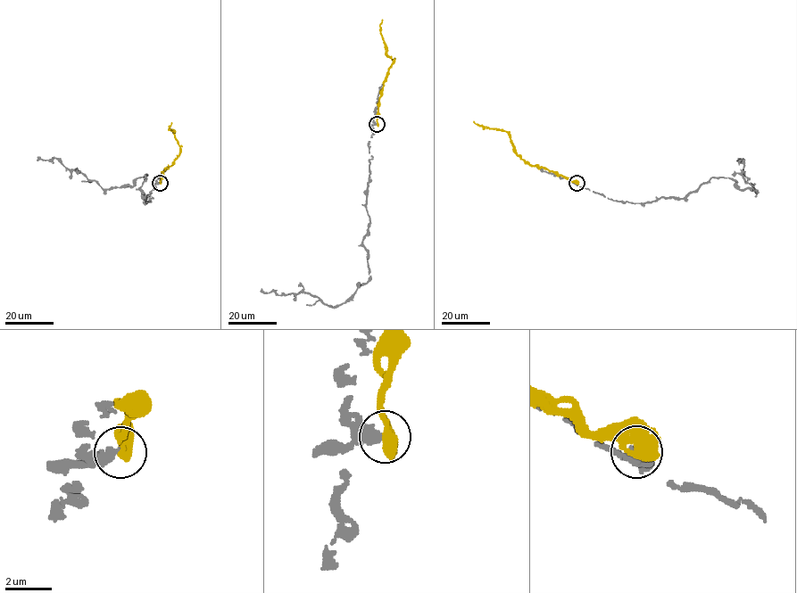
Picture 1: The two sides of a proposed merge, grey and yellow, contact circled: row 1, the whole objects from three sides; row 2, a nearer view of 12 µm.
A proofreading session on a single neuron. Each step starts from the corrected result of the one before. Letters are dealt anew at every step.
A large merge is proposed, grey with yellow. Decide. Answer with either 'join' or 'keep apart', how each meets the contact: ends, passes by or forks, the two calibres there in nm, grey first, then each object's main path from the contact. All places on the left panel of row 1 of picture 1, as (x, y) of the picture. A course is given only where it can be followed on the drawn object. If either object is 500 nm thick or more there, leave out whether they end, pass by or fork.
keep apart | 480/650 nm | grey via (160, 183), (146, 201), (140, 187), (146, 175), (132, 186), (104, 189), (55, 159), (37, 160) | yellow via (160, 183), (163, 172), (179, 154), (179, 146), (169, 127), (171, 122)

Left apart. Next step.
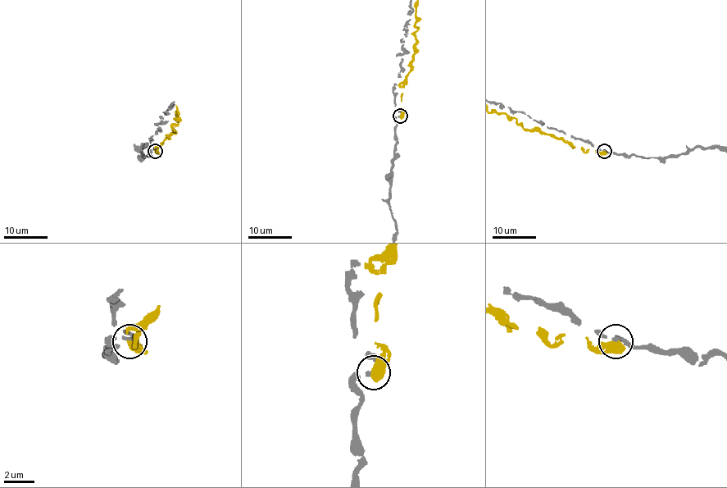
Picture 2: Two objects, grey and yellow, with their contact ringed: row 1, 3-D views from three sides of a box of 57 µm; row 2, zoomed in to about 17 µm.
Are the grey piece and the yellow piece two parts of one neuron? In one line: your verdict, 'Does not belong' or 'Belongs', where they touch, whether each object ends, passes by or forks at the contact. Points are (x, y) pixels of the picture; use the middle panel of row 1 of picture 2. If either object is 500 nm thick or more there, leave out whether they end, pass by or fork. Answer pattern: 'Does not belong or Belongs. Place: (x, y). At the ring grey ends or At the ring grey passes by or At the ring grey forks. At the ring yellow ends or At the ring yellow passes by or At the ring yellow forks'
Does not belong. Place: (400, 116)

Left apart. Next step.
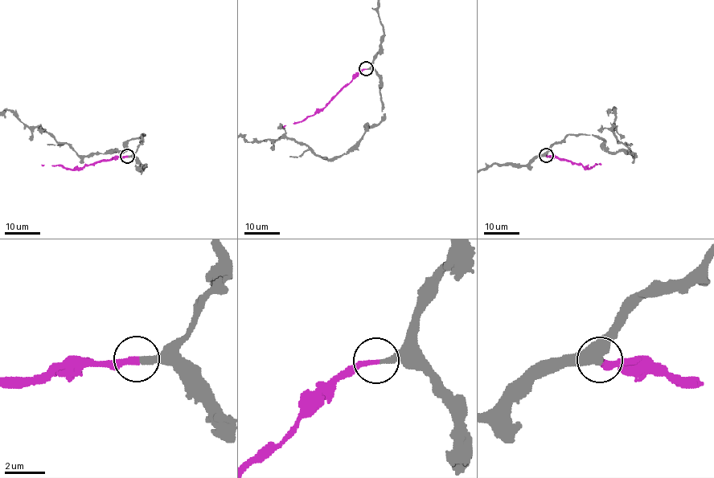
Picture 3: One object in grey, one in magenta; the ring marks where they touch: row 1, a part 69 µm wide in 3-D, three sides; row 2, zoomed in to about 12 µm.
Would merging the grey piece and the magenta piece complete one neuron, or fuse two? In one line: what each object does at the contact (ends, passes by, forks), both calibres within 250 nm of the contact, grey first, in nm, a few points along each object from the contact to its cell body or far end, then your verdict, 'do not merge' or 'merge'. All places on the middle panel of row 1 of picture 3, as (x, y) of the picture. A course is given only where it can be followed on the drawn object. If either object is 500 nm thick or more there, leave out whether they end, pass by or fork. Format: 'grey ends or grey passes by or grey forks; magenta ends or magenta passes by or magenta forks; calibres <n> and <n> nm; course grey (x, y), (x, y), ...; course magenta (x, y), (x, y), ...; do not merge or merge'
grey ends; magenta ends; calibres 280 and 260 nm; course grey (366, 69), (379, 76), (384, 117), (340, 156), (322, 158), (286, 138), (251, 142); course magenta (366, 69), (363, 69), (324, 108), (301, 120), (283, 126); merge

